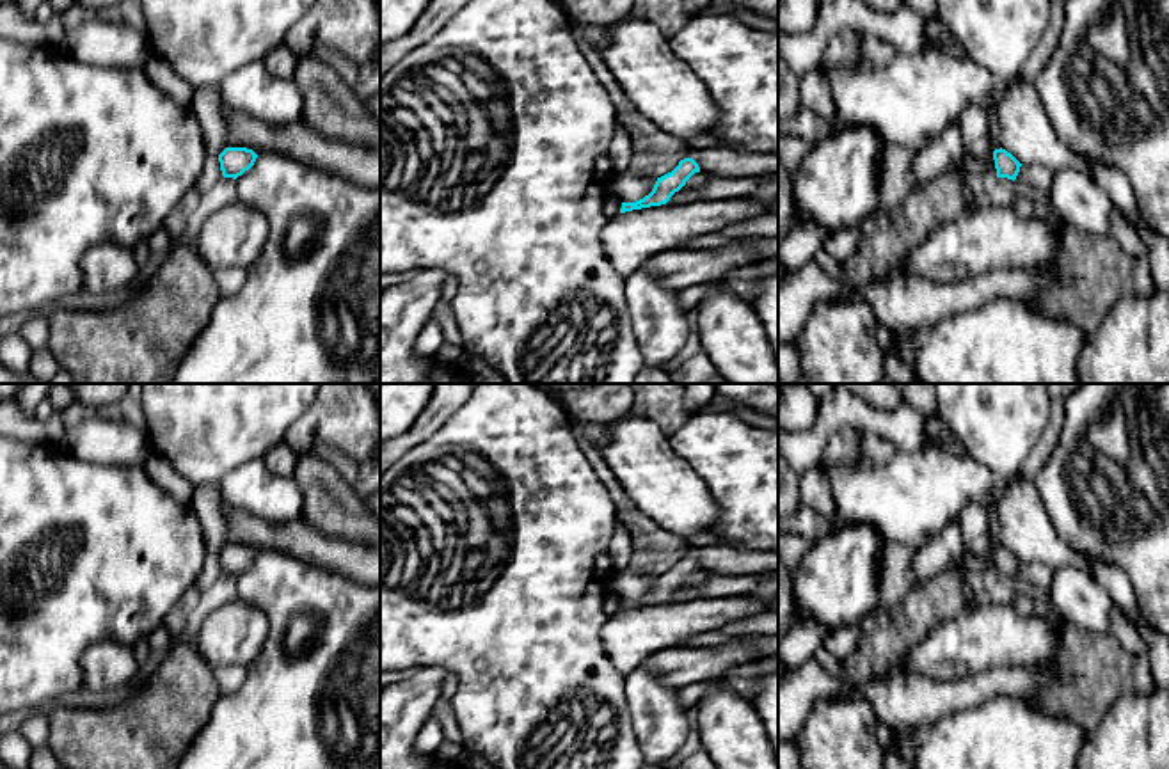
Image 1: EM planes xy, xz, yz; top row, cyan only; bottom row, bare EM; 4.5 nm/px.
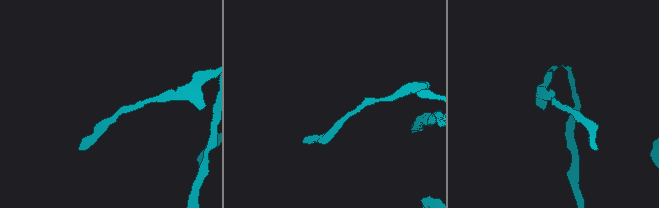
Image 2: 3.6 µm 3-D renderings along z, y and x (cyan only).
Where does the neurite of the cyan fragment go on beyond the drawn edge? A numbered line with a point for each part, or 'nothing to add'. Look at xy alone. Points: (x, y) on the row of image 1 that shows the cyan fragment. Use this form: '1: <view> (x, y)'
nothing to add

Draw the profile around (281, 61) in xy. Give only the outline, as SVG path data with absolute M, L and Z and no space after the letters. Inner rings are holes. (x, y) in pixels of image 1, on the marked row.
M286 44L275 46L268 55L263 57L265 67L274 76L279 76L284 80L293 80L297 62L298 62L298 57Z

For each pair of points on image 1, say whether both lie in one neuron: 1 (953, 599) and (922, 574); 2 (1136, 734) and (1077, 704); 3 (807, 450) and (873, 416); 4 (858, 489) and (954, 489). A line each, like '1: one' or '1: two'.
1: two
2: two
3: one
4: one

